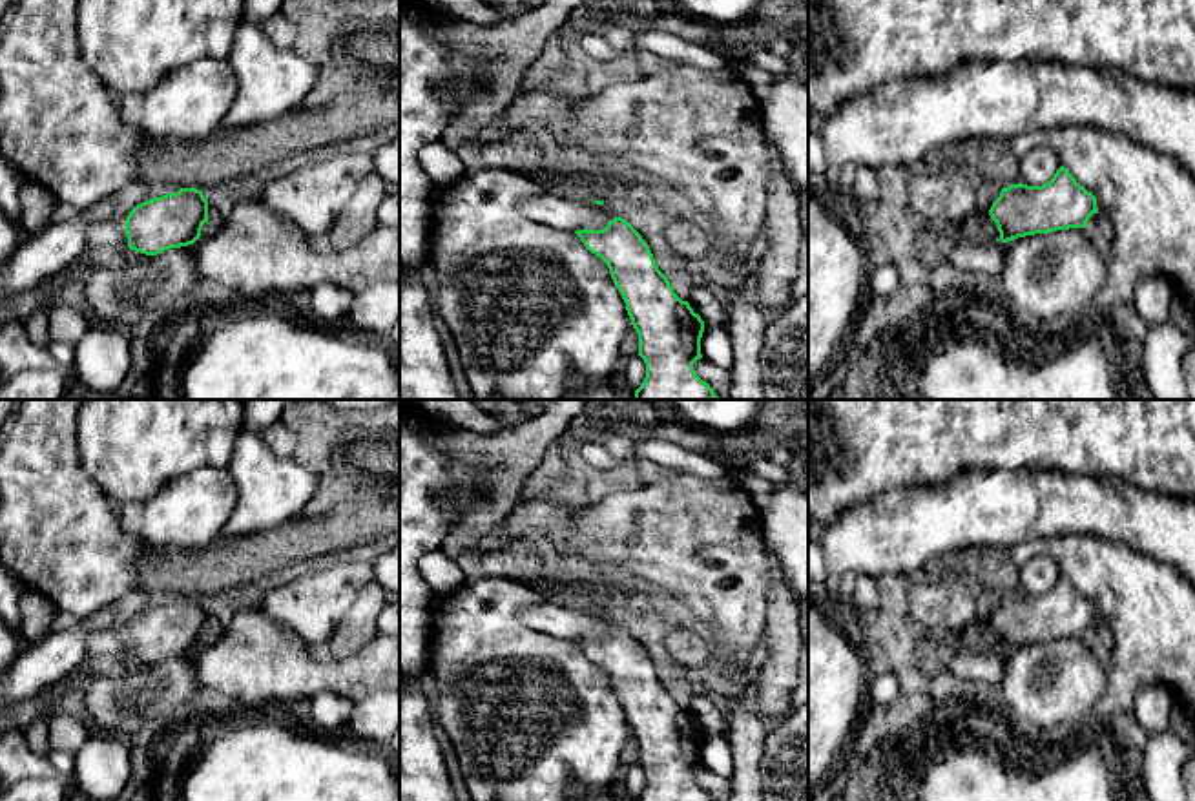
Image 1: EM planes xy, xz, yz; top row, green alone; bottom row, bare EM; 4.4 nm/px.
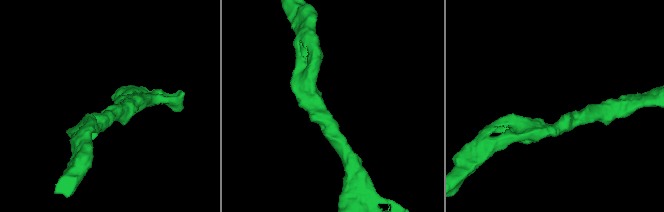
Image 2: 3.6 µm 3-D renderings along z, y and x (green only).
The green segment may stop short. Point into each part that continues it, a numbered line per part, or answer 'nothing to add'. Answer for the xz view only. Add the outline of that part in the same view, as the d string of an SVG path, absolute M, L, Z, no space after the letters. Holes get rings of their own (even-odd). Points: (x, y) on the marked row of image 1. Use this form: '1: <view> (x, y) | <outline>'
nothing to add

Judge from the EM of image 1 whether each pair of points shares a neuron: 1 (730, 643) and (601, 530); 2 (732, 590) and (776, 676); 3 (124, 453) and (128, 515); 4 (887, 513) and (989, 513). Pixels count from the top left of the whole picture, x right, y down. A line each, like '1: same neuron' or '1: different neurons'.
1: same neuron
2: different neurons
3: different neurons
4: same neuron

